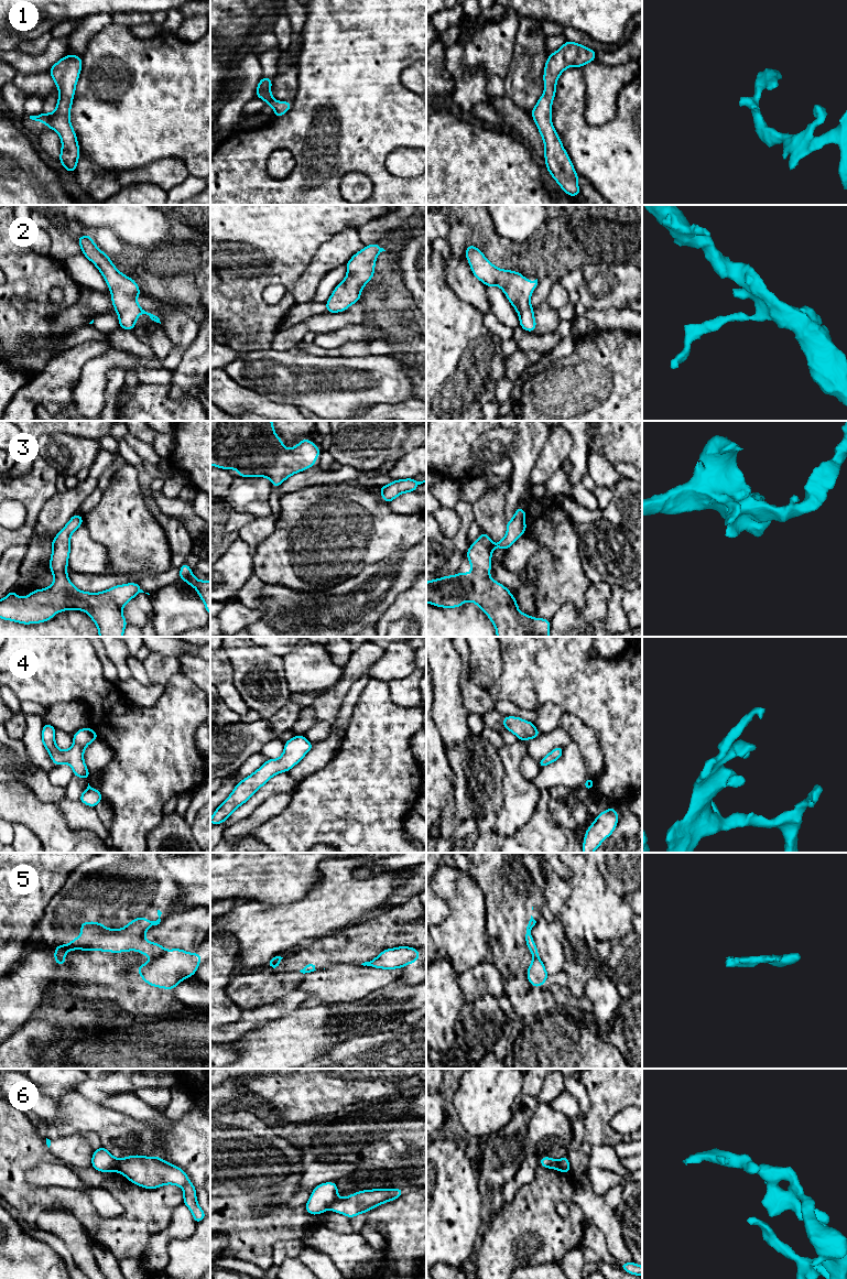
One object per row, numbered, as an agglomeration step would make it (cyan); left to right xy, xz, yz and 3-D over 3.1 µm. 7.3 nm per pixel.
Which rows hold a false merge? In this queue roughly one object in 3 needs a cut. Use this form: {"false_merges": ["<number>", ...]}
{"false_merges": ["5", "6"]}

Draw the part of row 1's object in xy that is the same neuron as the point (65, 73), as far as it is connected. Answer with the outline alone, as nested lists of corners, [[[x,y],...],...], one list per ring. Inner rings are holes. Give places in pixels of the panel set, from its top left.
[[[74,54],[64,56],[55,63],[48,69],[59,91],[55,110],[53,113],[43,111],[39,116],[30,116],[30,119],[43,122],[48,129],[53,129],[58,133],[62,141],[58,161],[64,165],[64,171],[68,172],[76,172],[80,153],[77,137],[69,120],[69,113],[82,66],[83,59]]]

